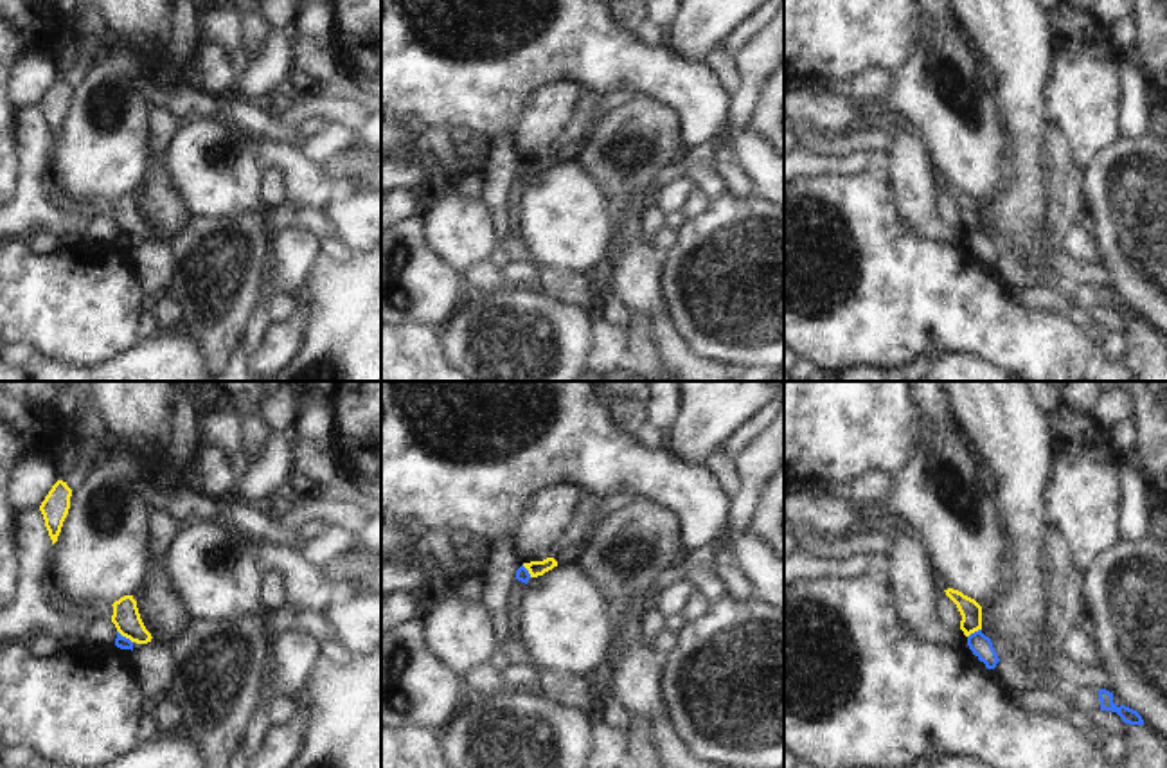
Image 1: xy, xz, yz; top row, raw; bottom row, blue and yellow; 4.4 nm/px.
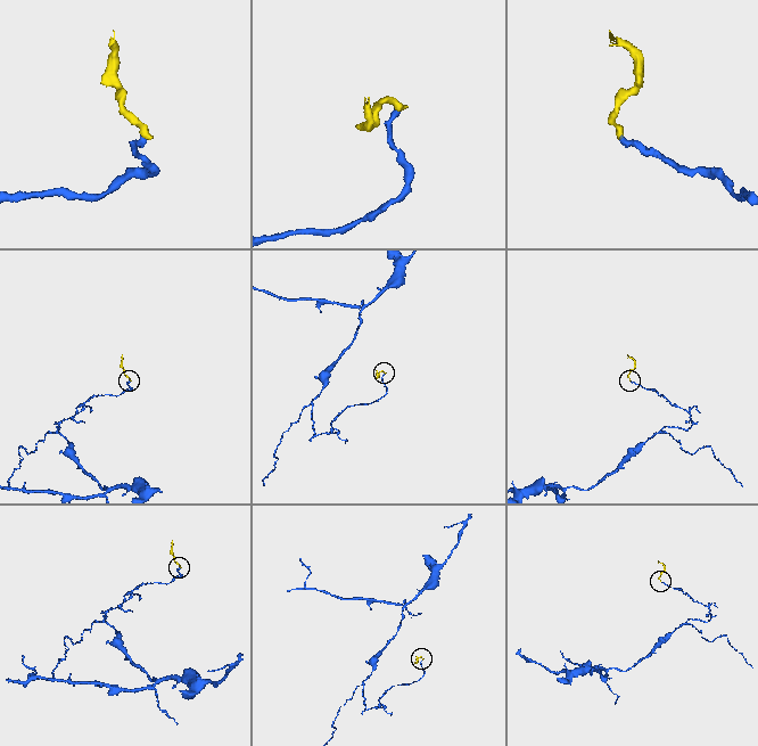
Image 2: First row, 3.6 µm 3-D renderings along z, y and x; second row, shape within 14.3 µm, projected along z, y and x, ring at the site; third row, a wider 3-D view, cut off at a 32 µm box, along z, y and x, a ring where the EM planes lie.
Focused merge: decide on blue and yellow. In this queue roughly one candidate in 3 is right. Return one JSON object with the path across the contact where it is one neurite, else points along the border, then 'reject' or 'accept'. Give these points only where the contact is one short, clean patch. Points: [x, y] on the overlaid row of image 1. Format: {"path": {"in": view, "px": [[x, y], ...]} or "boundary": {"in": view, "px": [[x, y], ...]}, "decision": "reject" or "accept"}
{"boundary": {"in": "xy", "px": [[117, 630], [132, 642]]}, "decision": "reject"}

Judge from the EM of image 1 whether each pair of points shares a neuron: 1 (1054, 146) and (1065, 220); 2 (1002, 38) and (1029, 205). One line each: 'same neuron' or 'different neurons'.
1: same neuron
2: same neuron

